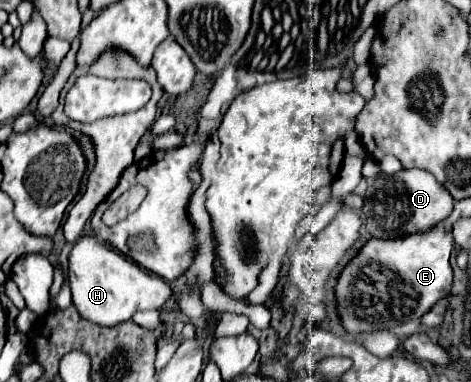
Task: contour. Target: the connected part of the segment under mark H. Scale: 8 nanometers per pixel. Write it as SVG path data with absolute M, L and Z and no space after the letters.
M82 235L76 241L76 245L74 245L74 249L68 257L68 283L70 283L70 289L72 289L72 303L78 309L78 313L88 321L98 323L98 325L106 325L106 327L130 321L136 311L160 309L162 303L170 295L170 285L164 279L160 279L158 275L148 273L146 269L142 269L132 259L126 259L116 249L98 241L94 235Z

